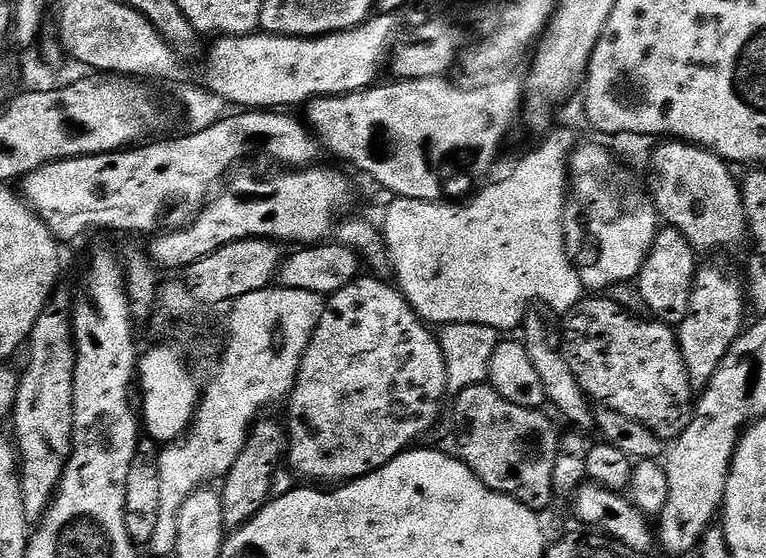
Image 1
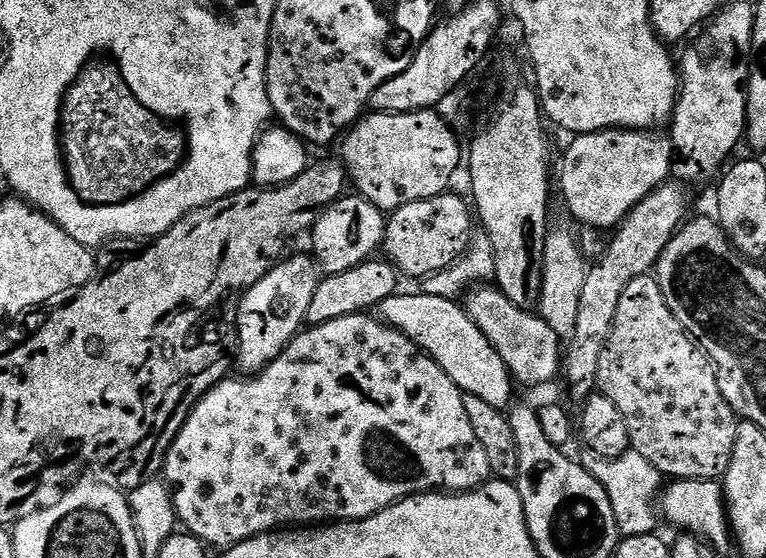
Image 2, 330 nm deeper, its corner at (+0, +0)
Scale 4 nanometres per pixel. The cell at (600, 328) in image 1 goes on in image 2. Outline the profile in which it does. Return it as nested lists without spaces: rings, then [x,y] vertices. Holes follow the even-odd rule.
[[[655,275],[639,276],[626,286],[622,302],[618,302],[618,314],[608,335],[606,350],[600,359],[598,388],[626,418],[630,430],[631,451],[642,454],[650,466],[659,470],[661,477],[672,480],[719,481],[730,466],[734,454],[734,442],[740,420],[736,411],[722,398],[716,366],[702,351],[700,345],[689,336],[688,331],[674,318],[666,298],[662,298],[662,286]]]

